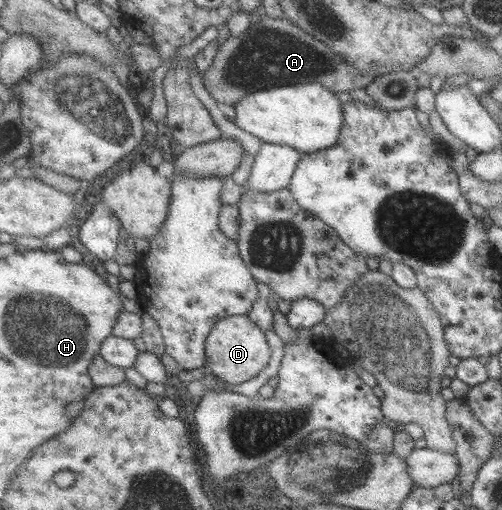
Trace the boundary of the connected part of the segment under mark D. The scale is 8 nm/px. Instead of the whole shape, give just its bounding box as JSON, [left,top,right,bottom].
[207,315,274,384]

